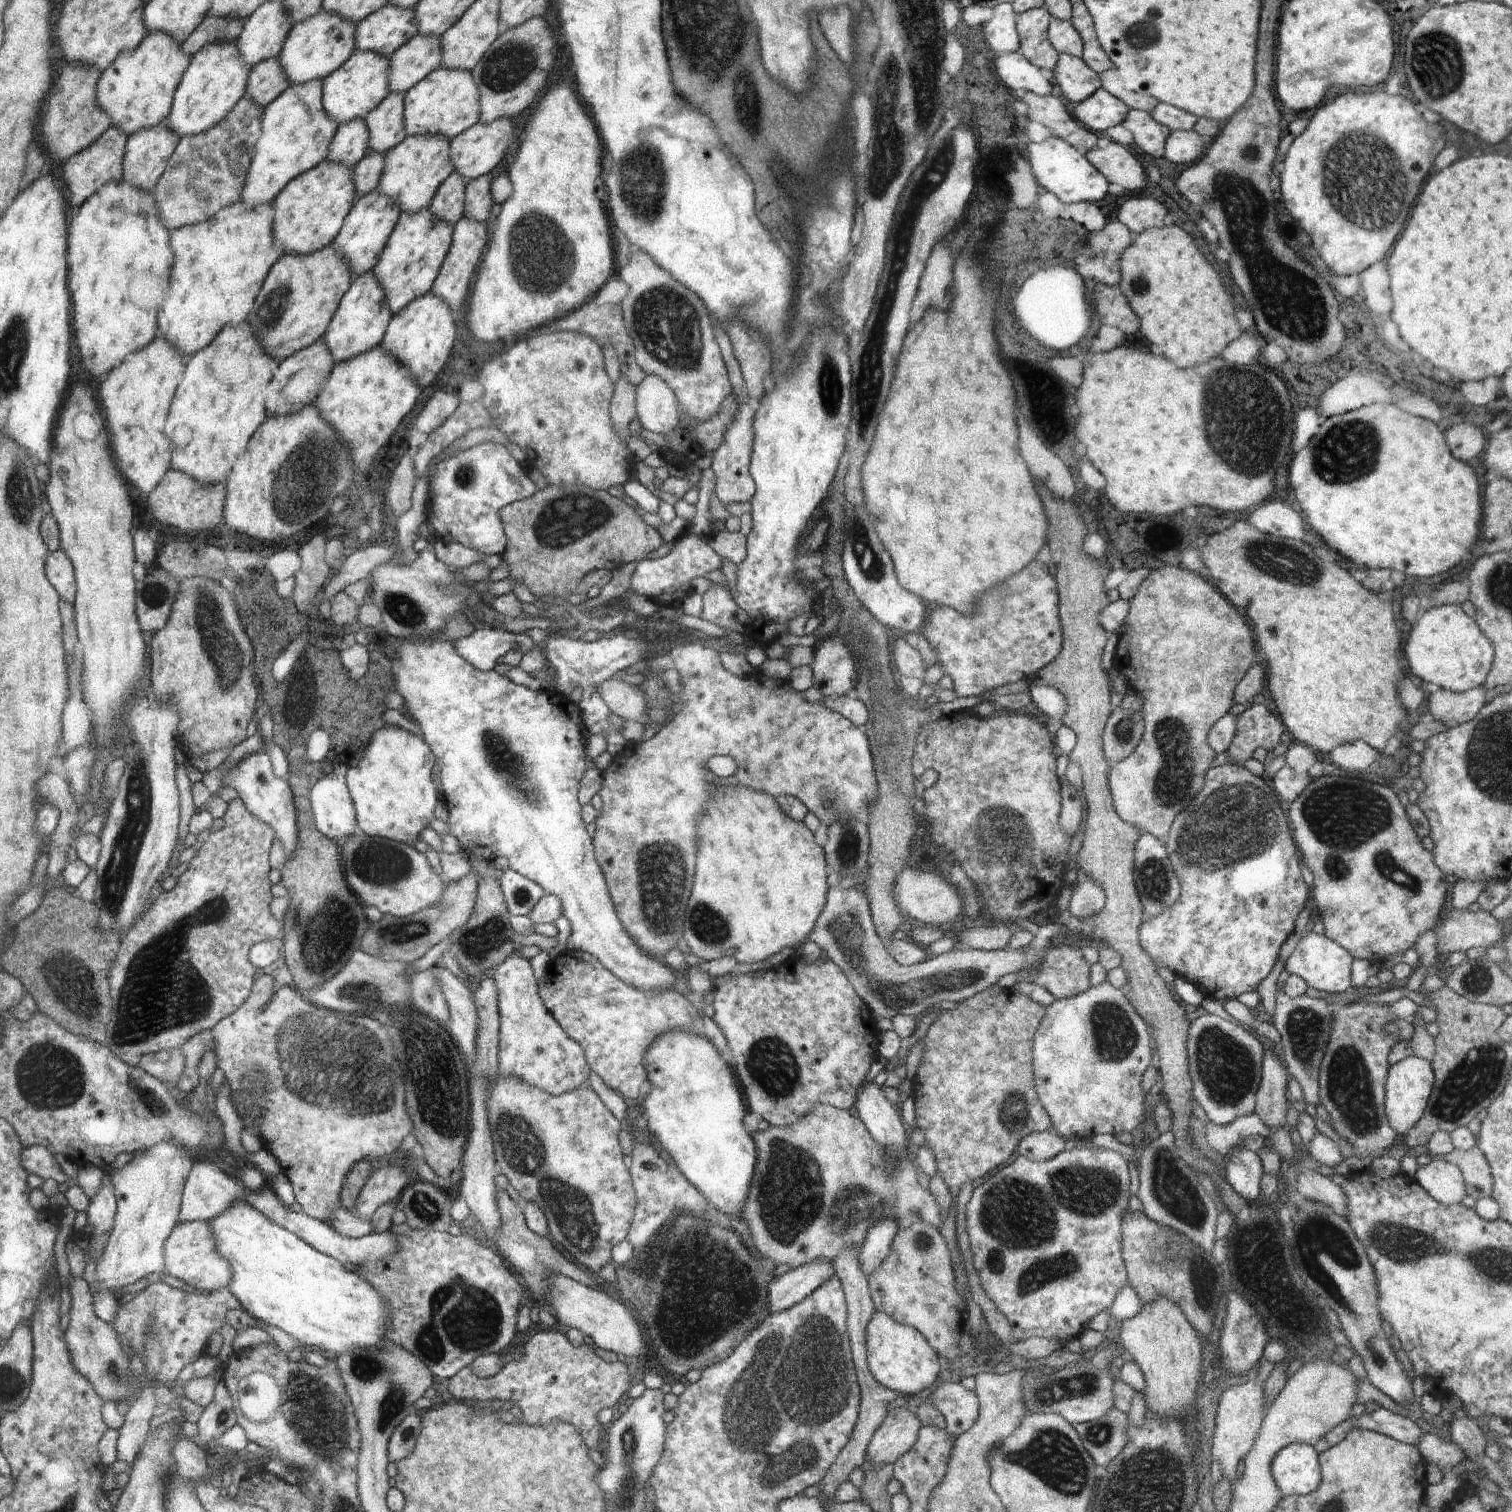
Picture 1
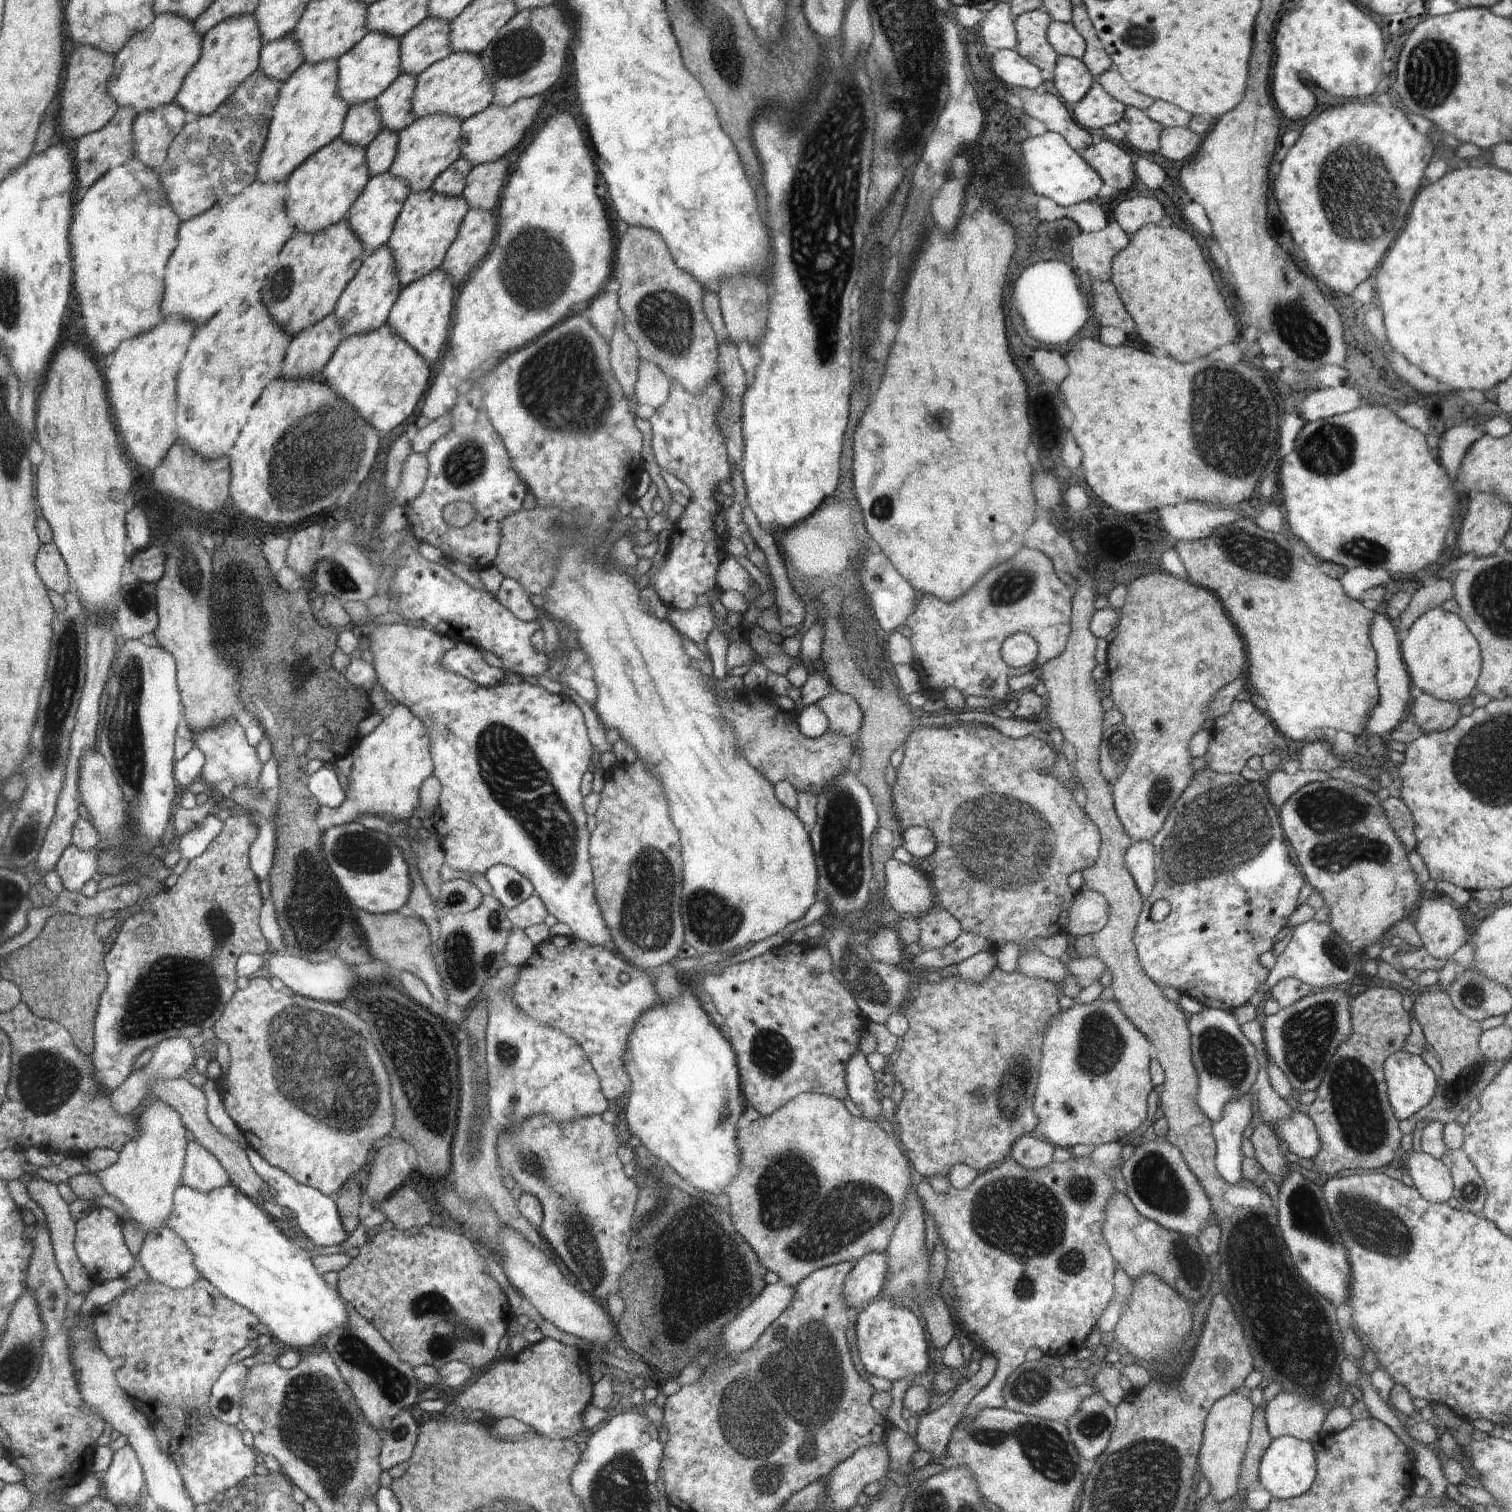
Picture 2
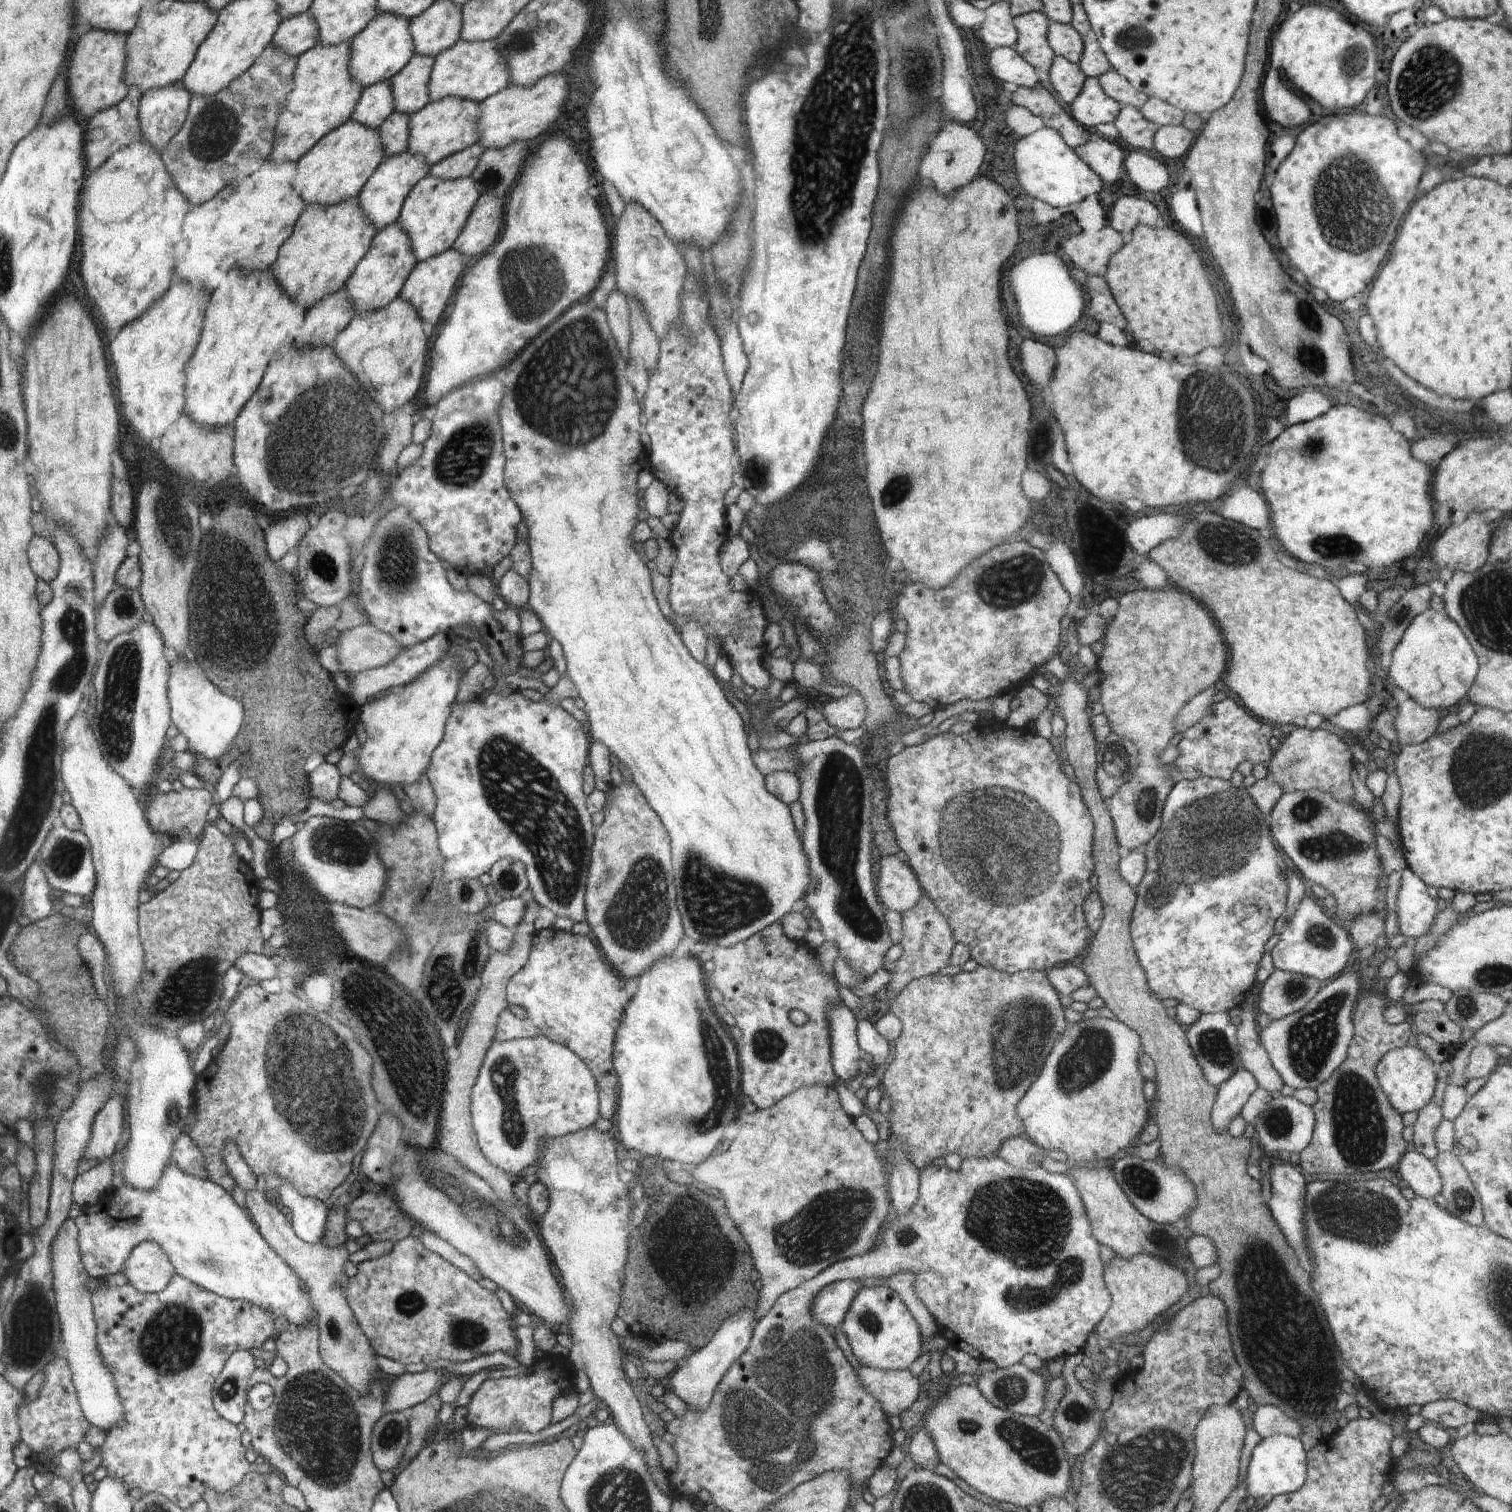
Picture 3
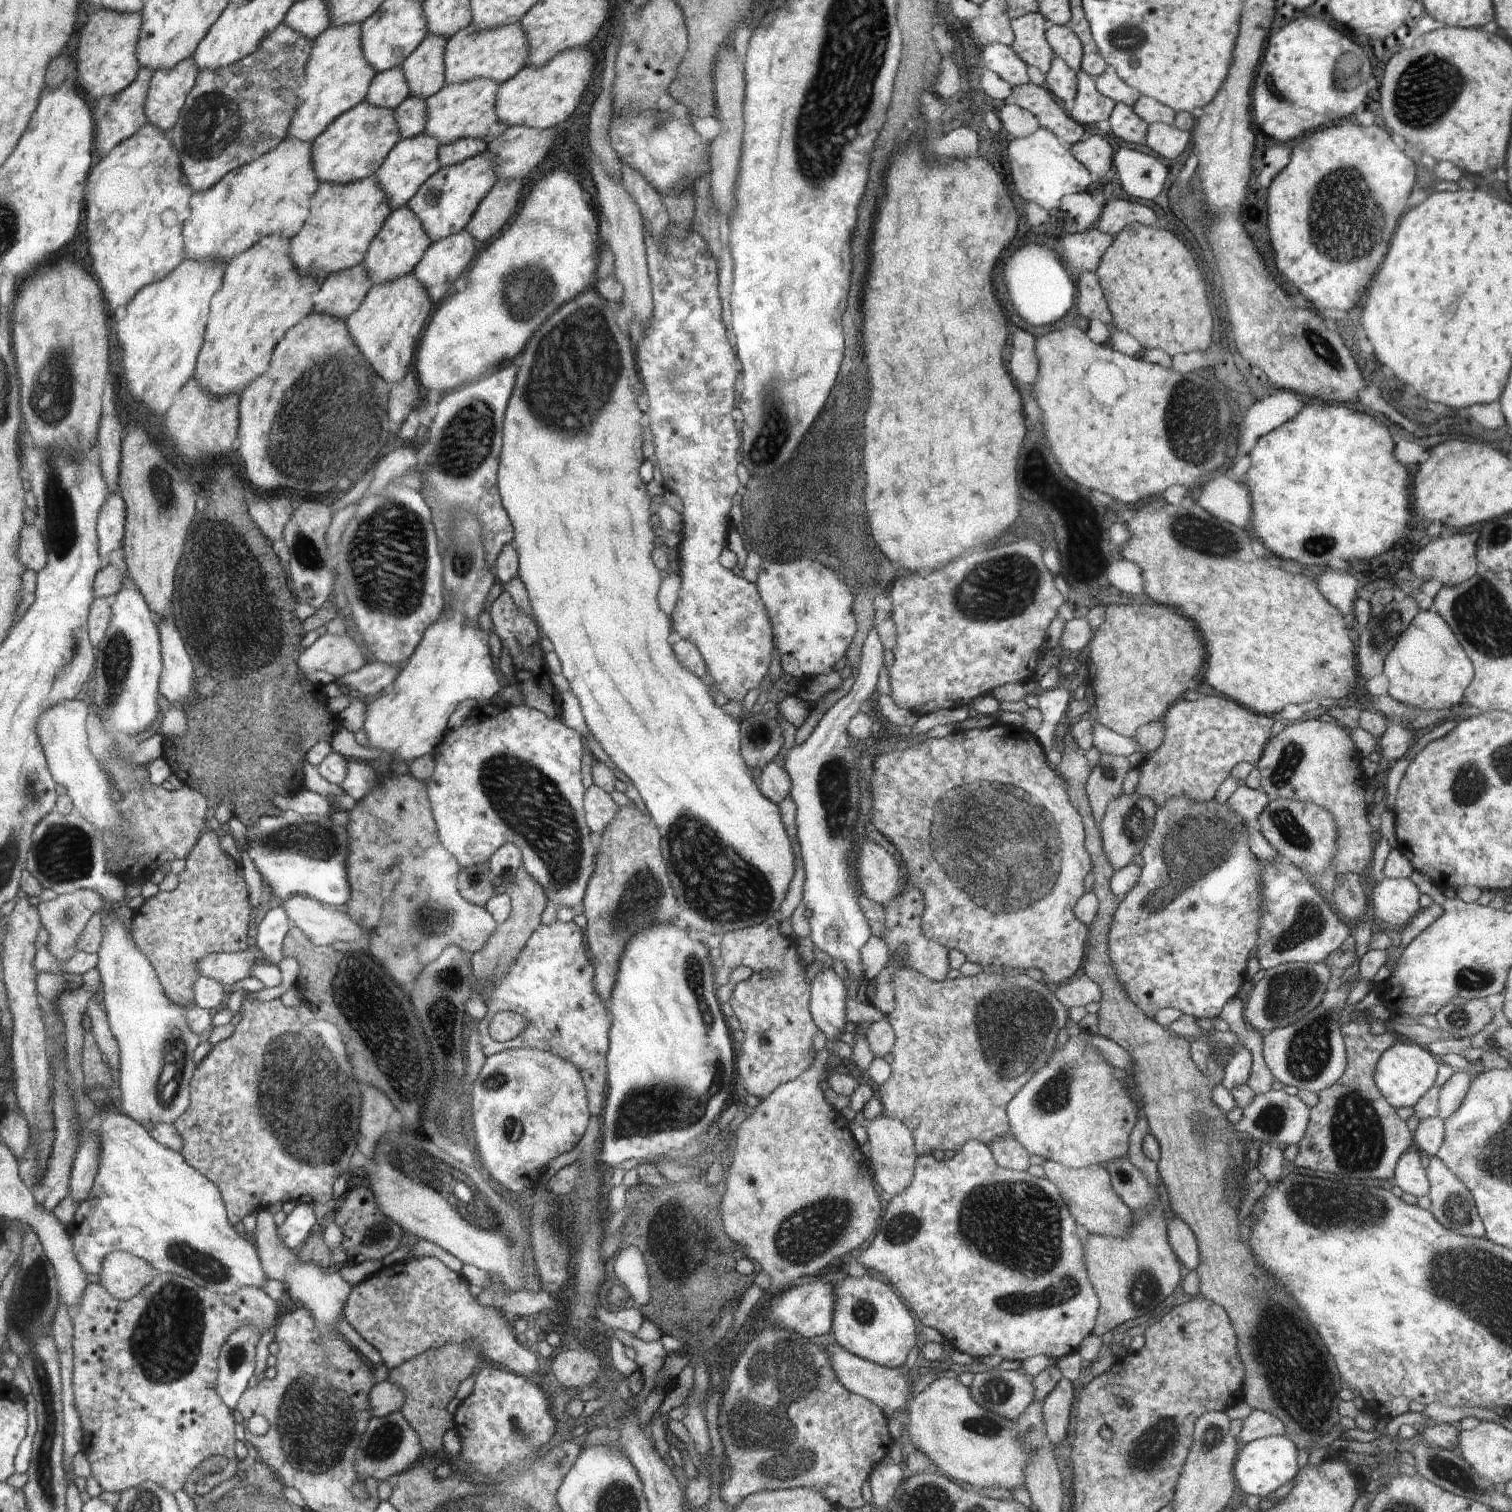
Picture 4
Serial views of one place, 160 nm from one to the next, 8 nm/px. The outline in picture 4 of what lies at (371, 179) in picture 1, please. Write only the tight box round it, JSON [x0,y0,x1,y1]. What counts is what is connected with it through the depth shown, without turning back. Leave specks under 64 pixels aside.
[393,95,428,138]

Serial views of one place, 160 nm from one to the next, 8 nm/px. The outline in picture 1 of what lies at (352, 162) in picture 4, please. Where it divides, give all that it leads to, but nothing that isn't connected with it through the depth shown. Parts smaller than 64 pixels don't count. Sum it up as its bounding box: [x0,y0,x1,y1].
[273,160,361,255]

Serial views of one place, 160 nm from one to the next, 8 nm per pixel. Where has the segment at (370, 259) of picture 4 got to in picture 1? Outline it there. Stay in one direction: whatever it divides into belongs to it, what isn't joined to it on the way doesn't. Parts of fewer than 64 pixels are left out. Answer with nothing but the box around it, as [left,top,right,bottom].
[322,270,392,364]

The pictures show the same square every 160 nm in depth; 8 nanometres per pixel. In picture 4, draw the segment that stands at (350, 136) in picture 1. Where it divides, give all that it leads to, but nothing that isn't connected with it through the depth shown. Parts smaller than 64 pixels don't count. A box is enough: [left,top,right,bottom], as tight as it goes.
[367,65,409,110]

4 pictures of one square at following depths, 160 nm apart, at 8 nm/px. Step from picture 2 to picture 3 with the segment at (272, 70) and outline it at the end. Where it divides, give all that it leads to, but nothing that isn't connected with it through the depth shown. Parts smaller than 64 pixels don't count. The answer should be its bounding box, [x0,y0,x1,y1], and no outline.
[272,10,319,57]

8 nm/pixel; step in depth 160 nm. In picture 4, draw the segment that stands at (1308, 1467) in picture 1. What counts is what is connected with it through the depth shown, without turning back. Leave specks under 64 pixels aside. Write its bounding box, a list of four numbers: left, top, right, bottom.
[1234,1436,1298,1497]

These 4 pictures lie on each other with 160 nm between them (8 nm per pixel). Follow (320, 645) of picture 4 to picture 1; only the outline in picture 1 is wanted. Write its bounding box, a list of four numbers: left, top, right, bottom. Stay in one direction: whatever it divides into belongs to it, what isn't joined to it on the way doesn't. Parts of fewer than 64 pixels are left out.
[391,634,676,991]

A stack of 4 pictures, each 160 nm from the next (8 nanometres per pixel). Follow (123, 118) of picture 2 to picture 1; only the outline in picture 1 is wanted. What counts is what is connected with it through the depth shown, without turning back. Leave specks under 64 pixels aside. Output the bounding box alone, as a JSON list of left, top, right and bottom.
[64,125,128,206]

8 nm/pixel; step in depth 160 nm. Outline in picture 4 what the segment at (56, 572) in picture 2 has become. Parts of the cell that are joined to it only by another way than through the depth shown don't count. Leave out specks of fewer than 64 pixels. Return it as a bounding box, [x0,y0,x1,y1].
[16,524,49,574]

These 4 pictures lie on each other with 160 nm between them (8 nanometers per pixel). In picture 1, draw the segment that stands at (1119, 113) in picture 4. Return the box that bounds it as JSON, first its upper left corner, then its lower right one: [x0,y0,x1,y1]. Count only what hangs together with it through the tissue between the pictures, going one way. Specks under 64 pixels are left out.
[1122,109,1171,158]

